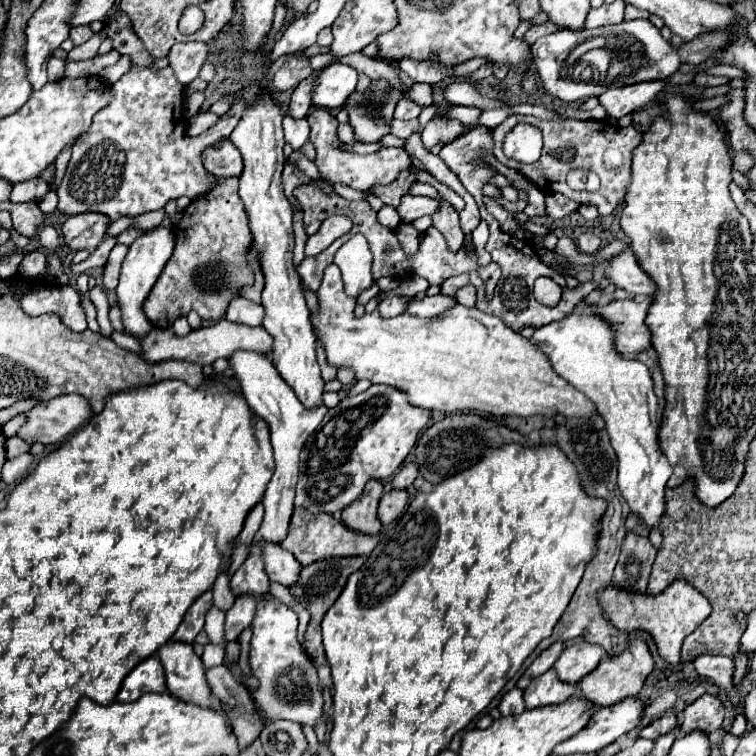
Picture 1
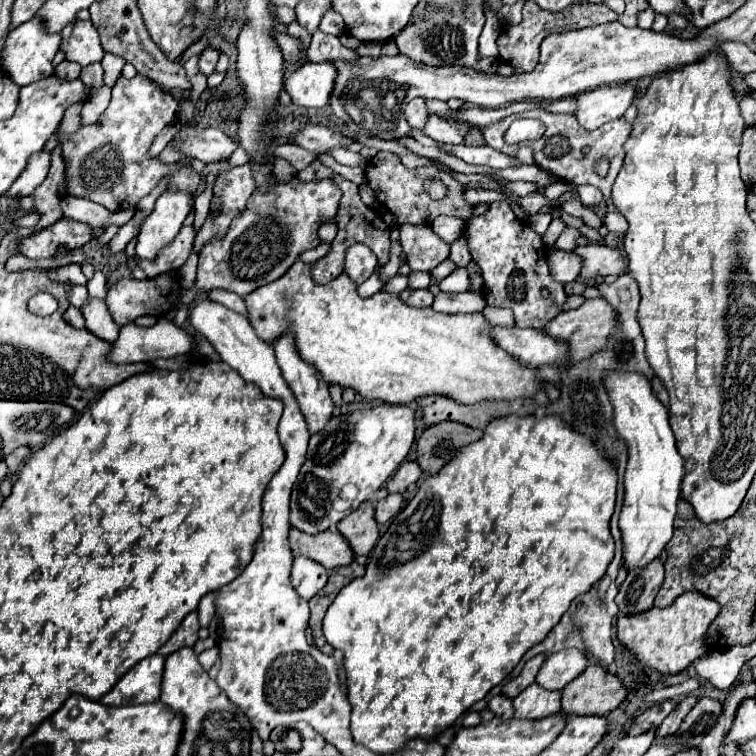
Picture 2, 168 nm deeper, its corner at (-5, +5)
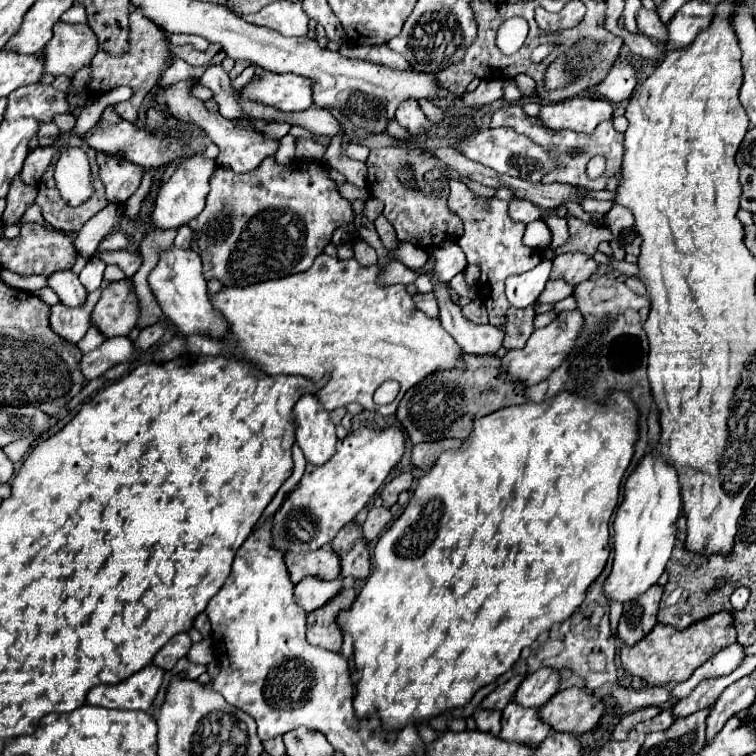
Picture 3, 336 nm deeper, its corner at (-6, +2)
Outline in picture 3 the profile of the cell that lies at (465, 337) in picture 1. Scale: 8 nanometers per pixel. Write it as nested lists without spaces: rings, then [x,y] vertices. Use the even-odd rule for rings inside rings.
[[[318,255],[316,263],[292,277],[264,281],[248,287],[226,287],[216,295],[208,295],[210,303],[228,323],[226,341],[216,341],[210,335],[186,335],[186,349],[194,355],[238,355],[256,367],[262,367],[268,375],[302,375],[310,381],[320,381],[330,371],[330,381],[318,391],[318,401],[326,411],[338,409],[352,401],[364,405],[364,409],[392,415],[408,387],[416,385],[424,375],[436,369],[462,367],[462,351],[458,343],[444,331],[440,319],[430,319],[416,309],[412,297],[406,293],[406,285],[380,285],[380,267],[360,267],[356,259],[340,261],[330,255]],[[388,379],[400,383],[400,393],[390,405],[376,405],[372,401],[374,391]]]

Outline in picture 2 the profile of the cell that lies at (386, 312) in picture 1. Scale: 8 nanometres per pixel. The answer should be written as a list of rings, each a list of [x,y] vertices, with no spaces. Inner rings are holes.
[[[405,288],[401,294],[399,294],[401,302],[413,306],[413,308],[425,308],[425,306],[431,306],[433,302],[433,294],[429,290],[413,290],[413,288]]]

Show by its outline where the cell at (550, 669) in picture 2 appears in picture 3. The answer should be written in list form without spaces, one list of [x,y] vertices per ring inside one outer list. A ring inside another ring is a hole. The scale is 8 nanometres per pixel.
[[[540,669],[532,675],[526,675],[516,689],[514,701],[522,707],[542,707],[550,697],[560,689],[560,671]]]

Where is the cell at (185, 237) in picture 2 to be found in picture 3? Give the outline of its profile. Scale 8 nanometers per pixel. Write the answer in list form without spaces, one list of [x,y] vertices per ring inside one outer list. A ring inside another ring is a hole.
[[[103,280],[99,289],[88,293],[88,299],[84,301],[82,307],[76,307],[76,309],[68,309],[64,305],[52,305],[50,307],[50,329],[62,337],[64,341],[68,343],[78,343],[86,331],[88,331],[88,325],[90,325],[90,313],[92,313],[92,307],[96,305],[96,301],[100,299],[100,293],[106,288],[109,283]]]

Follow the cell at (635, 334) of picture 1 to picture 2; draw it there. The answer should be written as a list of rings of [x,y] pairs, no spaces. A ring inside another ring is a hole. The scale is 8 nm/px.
[[[599,296],[593,300],[585,300],[583,306],[575,308],[575,310],[561,312],[555,320],[551,320],[551,324],[545,326],[545,330],[549,334],[553,334],[555,338],[561,338],[567,344],[571,344],[569,346],[569,360],[579,362],[579,360],[593,356],[595,352],[601,352],[607,348],[609,338],[619,330],[619,314],[603,296]]]

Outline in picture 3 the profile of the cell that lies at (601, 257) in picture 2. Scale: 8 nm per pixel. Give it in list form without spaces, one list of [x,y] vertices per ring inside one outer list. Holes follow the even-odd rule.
[[[580,253],[556,255],[552,261],[550,281],[564,279],[570,285],[578,285],[578,283],[586,281],[588,277],[592,277],[596,269],[598,269],[596,261],[588,255],[580,255]]]

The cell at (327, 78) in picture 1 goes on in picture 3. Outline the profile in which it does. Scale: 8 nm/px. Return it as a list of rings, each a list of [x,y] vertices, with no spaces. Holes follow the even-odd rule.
[[[262,71],[258,75],[254,75],[240,91],[242,99],[246,101],[256,101],[262,103],[266,107],[274,107],[278,111],[304,111],[312,105],[312,81],[304,79],[302,75],[294,75],[294,73],[272,73],[272,71]]]

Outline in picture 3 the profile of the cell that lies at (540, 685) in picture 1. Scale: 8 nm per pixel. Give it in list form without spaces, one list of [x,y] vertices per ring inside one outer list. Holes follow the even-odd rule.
[[[508,703],[502,711],[502,731],[498,737],[508,743],[520,743],[536,749],[552,729],[540,721],[538,709],[526,709],[518,703]]]

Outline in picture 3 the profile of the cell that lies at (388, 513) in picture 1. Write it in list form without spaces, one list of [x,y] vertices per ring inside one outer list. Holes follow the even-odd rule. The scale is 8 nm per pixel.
[[[372,507],[366,521],[362,523],[362,535],[368,543],[372,543],[374,539],[380,537],[380,533],[388,527],[388,523],[392,521],[392,513],[386,507]]]

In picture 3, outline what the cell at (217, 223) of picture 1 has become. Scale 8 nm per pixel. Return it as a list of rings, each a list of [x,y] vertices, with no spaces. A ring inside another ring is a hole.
[[[122,279],[118,283],[110,283],[102,291],[102,297],[90,315],[90,321],[102,335],[110,339],[120,335],[126,337],[134,329],[138,315],[138,297],[130,293],[130,281]]]

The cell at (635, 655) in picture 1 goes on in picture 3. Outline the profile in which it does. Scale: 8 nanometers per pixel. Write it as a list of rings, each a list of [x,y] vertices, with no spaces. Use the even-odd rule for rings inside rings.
[[[578,689],[558,691],[544,707],[540,707],[540,719],[554,731],[582,735],[590,731],[604,713],[602,699]]]

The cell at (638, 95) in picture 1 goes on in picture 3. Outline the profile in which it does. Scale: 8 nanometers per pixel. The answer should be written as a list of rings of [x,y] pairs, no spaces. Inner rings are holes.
[[[574,97],[560,103],[544,103],[538,119],[548,129],[560,131],[594,131],[598,123],[612,119],[612,103],[604,99],[588,99],[588,97]]]

